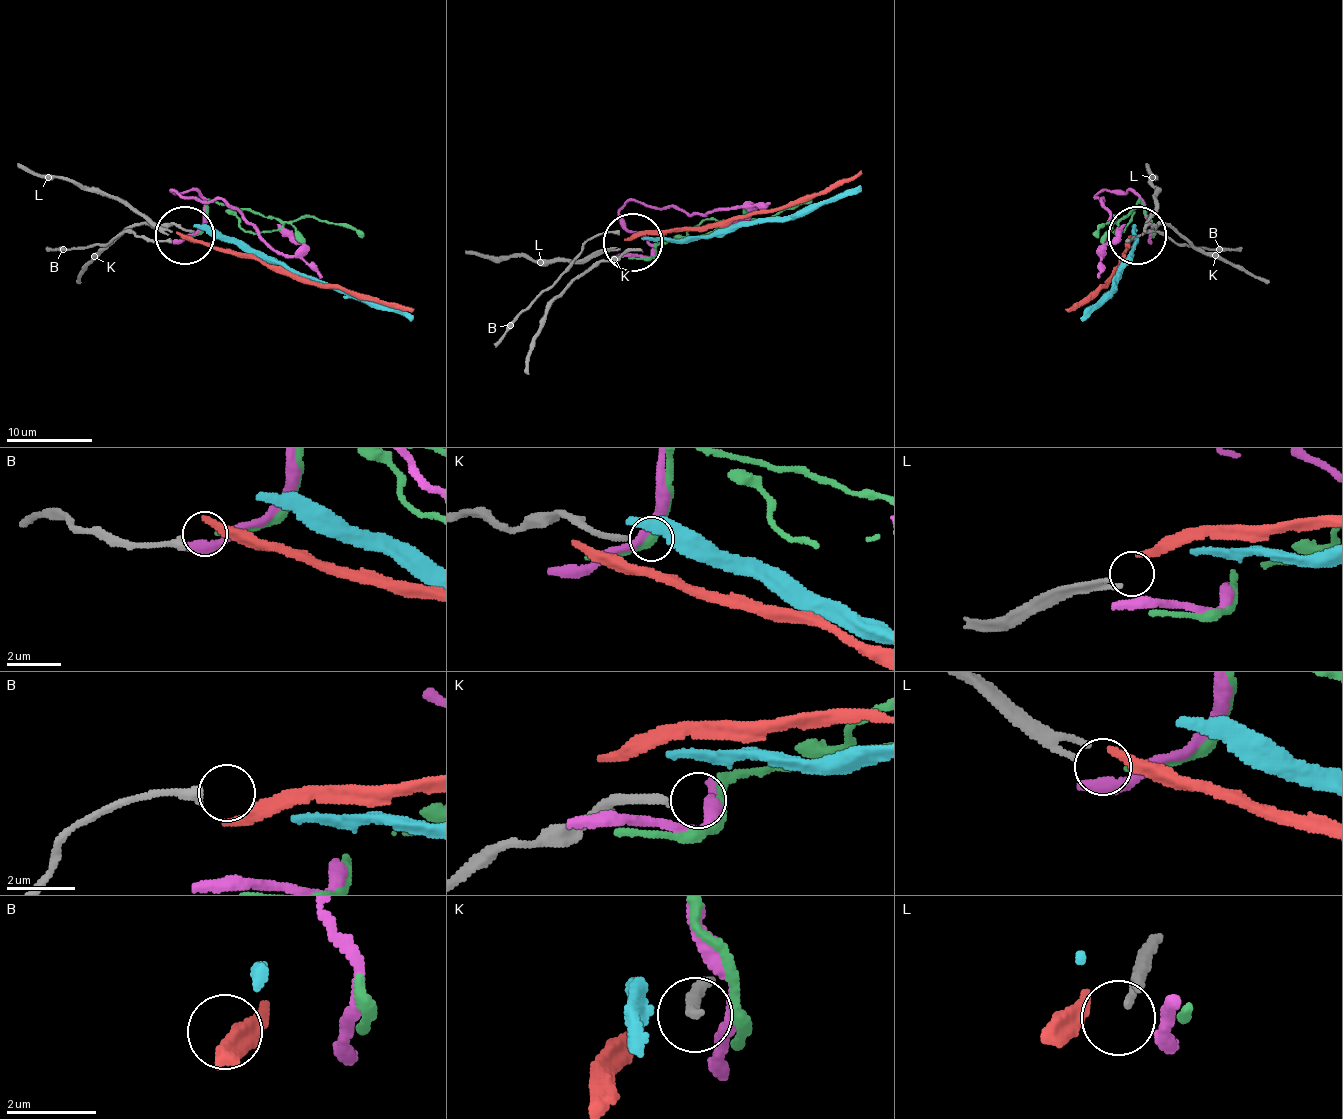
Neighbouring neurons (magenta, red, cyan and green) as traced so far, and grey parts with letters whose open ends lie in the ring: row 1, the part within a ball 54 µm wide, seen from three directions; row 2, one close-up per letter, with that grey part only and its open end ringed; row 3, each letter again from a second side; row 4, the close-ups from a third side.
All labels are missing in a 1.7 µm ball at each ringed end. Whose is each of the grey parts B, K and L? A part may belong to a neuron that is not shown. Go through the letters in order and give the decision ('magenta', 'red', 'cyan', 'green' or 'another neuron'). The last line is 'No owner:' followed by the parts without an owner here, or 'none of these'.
B: another neuron
K: another neuron
L: another neuron
No owner: B, K, L

